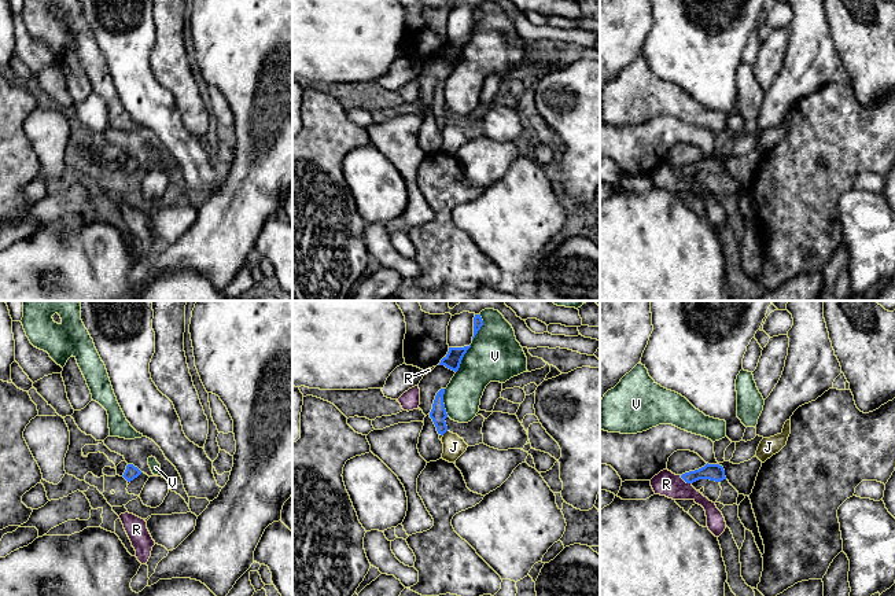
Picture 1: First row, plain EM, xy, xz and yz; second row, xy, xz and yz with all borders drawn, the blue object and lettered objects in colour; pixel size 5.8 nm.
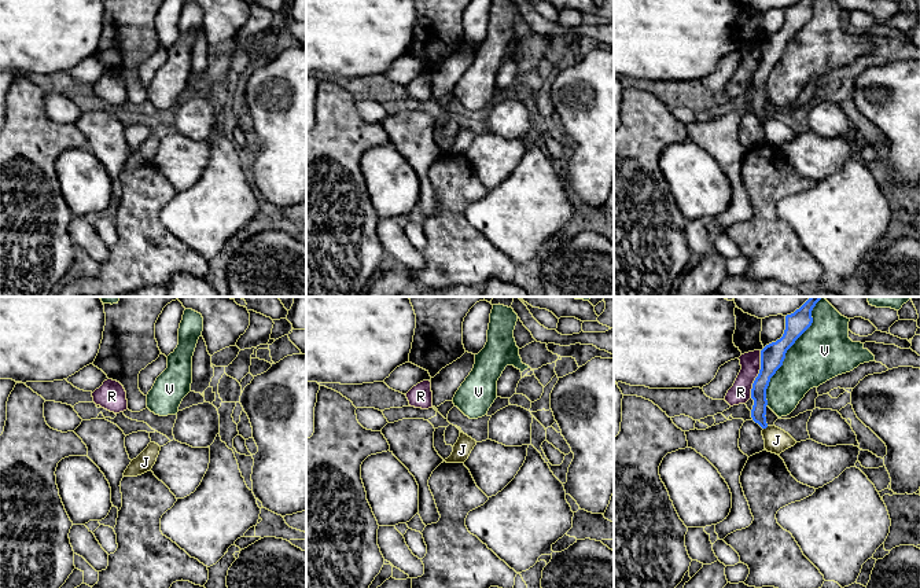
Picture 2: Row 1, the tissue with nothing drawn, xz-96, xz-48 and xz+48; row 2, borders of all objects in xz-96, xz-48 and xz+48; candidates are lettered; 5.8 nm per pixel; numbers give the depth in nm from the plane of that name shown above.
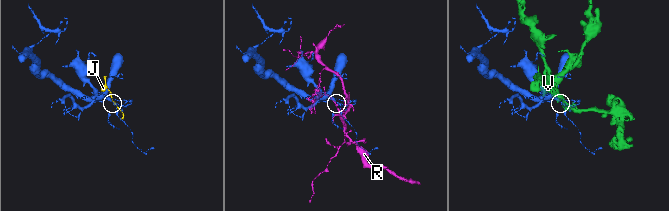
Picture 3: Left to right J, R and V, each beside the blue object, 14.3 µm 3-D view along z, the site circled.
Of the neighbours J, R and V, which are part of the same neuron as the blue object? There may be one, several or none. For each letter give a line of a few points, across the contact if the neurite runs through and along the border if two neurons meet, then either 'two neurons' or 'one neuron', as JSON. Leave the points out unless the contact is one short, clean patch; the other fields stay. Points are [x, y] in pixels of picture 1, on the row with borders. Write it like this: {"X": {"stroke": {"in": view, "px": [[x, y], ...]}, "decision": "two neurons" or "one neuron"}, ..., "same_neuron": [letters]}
{"J": {"stroke": {"in": "xz", "px": [[446, 430], [442, 434]]}, "decision": "two neurons"}, "R": {"decision": "two neurons"}, "V": {"decision": "two neurons"}, "same_neuron": []}

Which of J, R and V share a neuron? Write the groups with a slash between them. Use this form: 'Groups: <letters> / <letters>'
Groups: J / R / V

